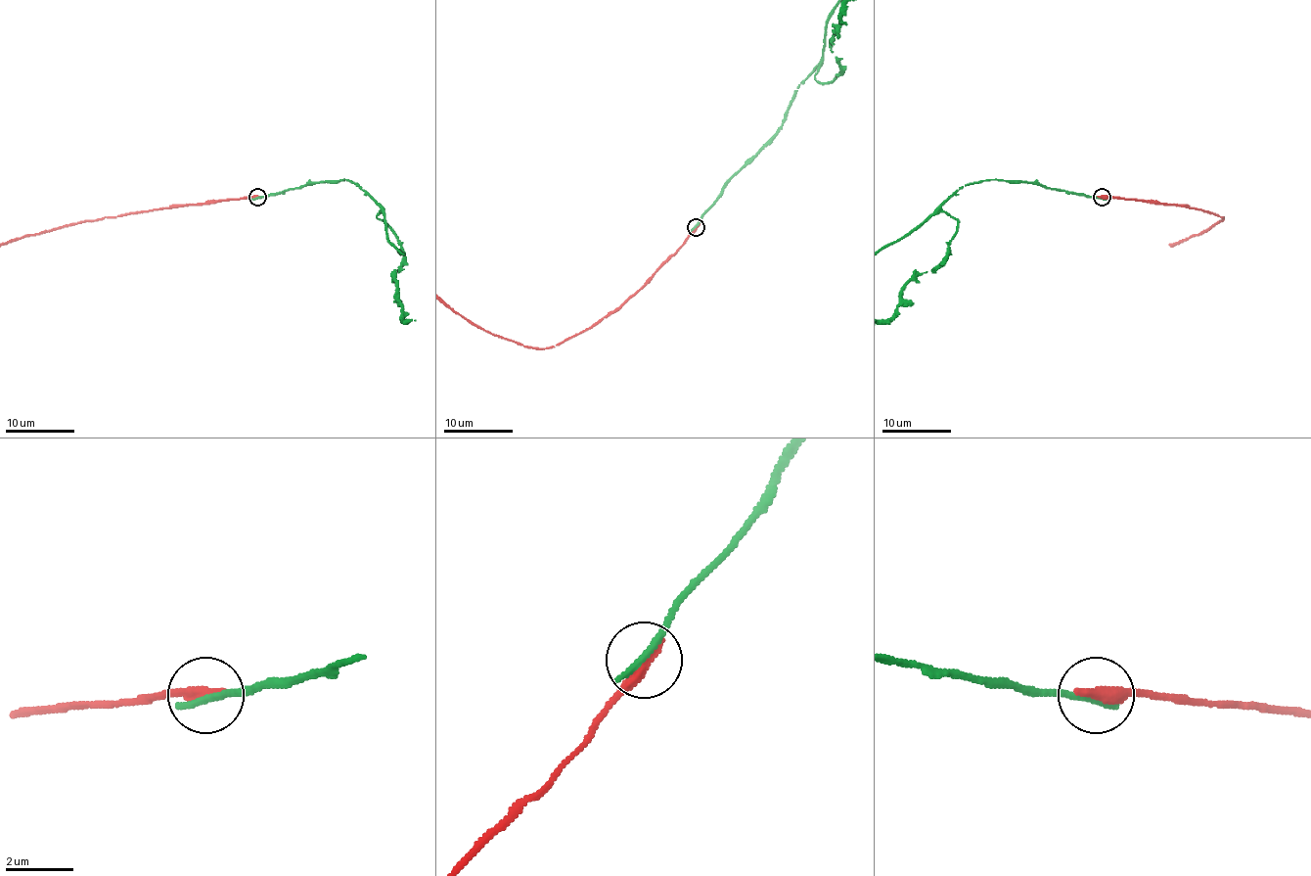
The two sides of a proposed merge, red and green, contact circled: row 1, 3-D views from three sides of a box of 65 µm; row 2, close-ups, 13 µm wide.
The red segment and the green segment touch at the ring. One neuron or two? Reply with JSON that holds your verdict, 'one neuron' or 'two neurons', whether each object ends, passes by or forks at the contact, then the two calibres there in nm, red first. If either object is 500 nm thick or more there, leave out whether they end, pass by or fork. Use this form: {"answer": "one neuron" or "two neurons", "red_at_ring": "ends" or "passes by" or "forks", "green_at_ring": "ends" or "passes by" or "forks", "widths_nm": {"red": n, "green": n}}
{"answer": "two neurons", "red_at_ring": "ends", "green_at_ring": "ends", "widths_nm": {"red": 440, "green": 240}}

